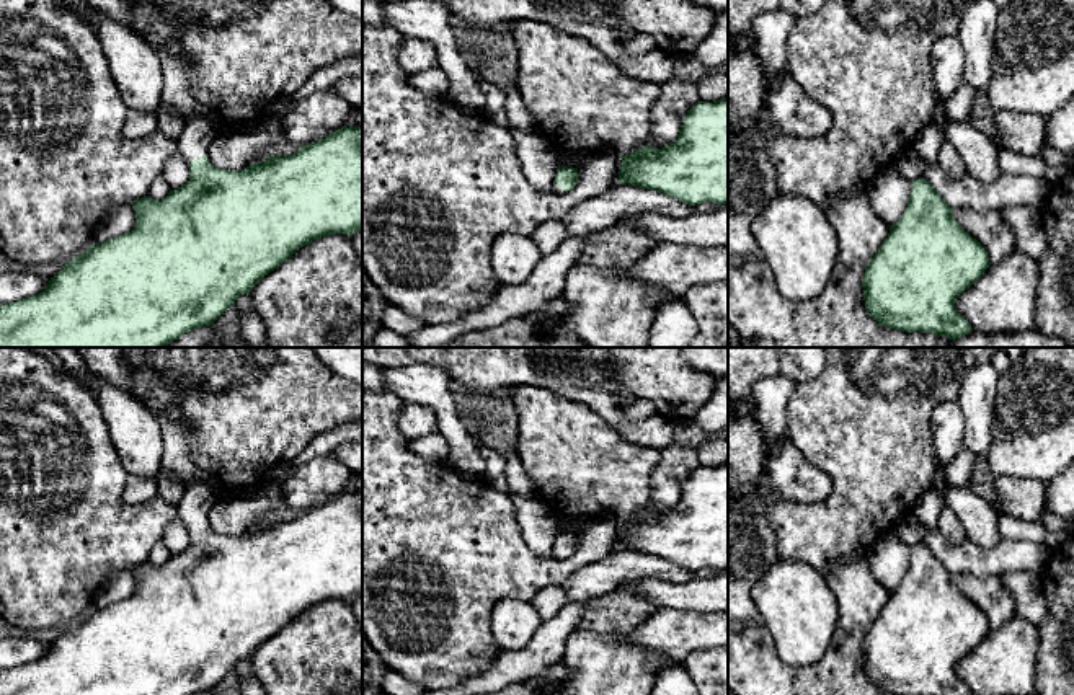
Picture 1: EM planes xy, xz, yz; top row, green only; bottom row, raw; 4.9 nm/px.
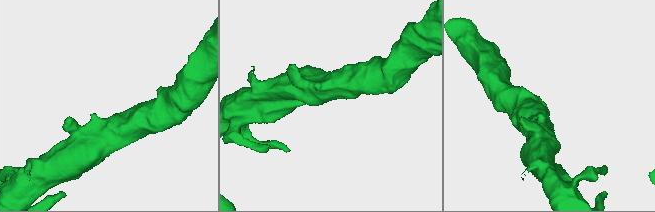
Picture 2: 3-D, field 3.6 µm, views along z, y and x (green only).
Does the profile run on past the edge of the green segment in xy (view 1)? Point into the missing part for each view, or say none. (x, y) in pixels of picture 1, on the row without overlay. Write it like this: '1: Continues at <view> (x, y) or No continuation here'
1: Continues at xy (193, 508)

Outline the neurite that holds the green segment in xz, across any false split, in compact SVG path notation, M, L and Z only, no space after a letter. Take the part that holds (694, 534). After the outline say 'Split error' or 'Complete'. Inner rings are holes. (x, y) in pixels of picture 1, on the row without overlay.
M728 463L697 467L686 480L679 501L663 514L650 509L620 522L619 548L658 556L684 569L728 569Z. Complete

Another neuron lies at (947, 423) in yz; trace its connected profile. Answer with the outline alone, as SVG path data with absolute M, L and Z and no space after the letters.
M956 401L939 403L930 414L934 450L942 465L952 462L963 449L965 419Z

